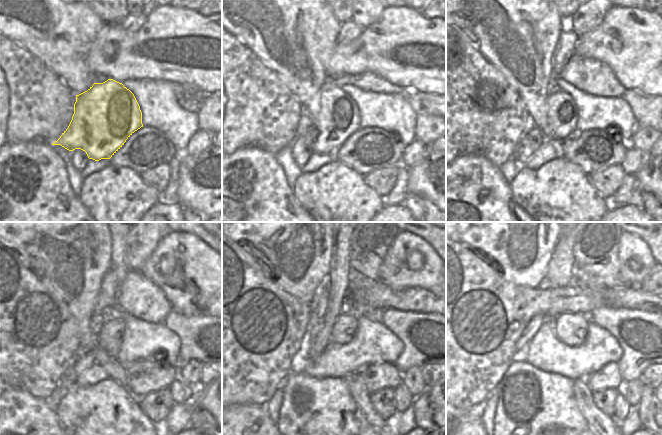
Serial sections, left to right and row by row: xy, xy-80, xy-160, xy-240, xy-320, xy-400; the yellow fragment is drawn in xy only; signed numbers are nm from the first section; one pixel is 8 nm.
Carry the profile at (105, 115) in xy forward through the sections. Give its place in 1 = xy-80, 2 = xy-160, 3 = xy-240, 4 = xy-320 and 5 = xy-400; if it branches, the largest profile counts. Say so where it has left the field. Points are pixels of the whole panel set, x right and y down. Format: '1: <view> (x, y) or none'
1: xy-80 (338, 118)
2: xy-160 (562, 115)
3: xy-240 (111, 335)
4: xy-320 (343, 330)
5: xy-400 (570, 328)

